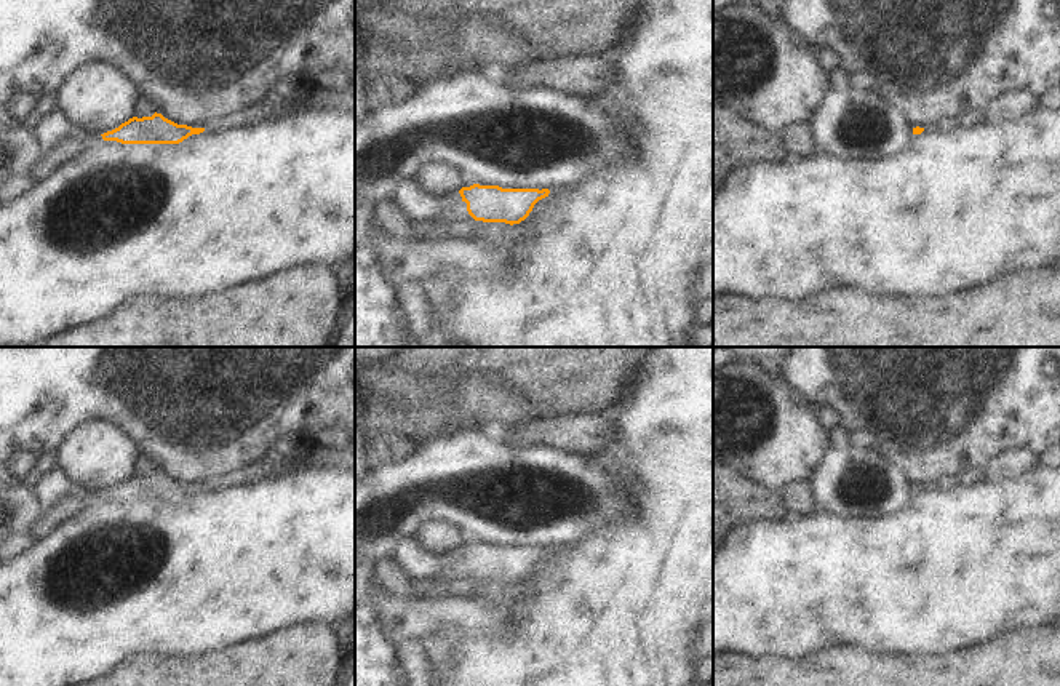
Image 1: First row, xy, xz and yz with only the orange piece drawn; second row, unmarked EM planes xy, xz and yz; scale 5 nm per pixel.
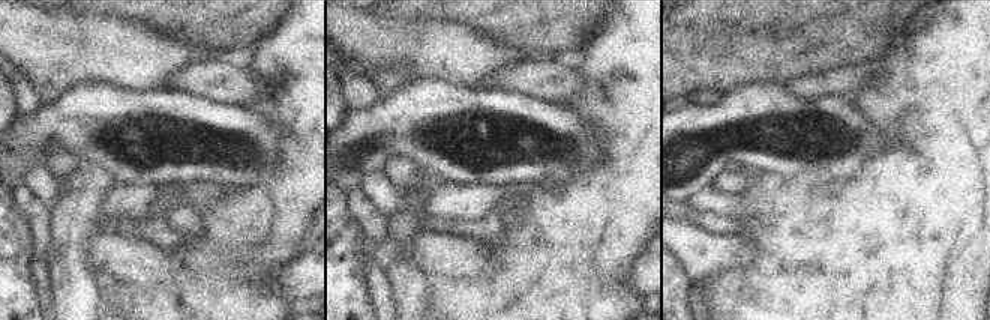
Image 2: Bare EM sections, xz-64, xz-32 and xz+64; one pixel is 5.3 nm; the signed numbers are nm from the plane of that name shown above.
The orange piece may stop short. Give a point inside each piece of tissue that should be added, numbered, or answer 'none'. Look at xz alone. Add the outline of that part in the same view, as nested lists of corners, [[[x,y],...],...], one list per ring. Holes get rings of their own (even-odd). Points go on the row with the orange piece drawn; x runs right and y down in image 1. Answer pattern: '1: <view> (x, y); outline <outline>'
1: xz (419, 205); outline [[[416,177],[403,179],[392,192],[392,200],[417,222],[443,221],[448,237],[472,238],[476,232],[473,217],[459,192],[448,195],[430,195],[420,189]]]

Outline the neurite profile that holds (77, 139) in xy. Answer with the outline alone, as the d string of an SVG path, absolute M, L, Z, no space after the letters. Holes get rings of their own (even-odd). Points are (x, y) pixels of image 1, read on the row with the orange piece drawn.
M72 125L64 141L53 147L29 176L40 182L82 150L101 142L104 142L101 133Z

